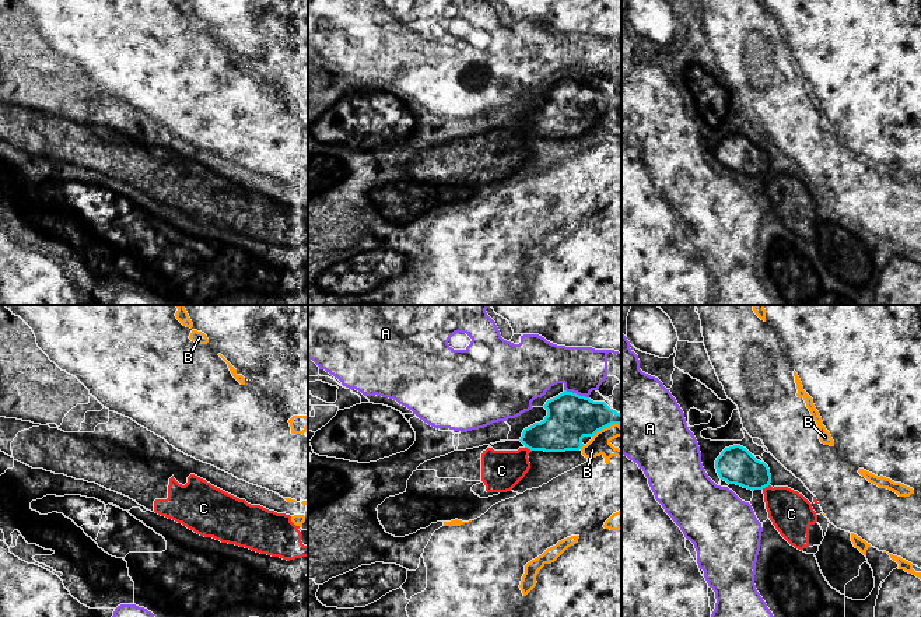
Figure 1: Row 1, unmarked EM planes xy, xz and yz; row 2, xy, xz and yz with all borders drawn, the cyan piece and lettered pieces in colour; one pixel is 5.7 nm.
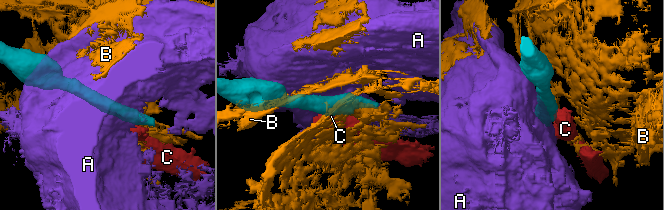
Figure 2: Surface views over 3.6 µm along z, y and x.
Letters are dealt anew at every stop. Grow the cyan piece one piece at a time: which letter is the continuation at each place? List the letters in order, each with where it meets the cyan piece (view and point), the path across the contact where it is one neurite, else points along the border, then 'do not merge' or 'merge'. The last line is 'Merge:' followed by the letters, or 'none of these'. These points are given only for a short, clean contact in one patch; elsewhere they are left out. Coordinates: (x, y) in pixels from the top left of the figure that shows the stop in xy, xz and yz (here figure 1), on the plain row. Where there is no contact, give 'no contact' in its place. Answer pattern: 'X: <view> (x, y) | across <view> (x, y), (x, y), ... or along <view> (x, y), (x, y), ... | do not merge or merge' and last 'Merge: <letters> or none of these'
A: xz (575, 80) | do not merge
B: xz (605, 114) | do not merge
C: yz (764, 174) | do not merge
Merge: none of these

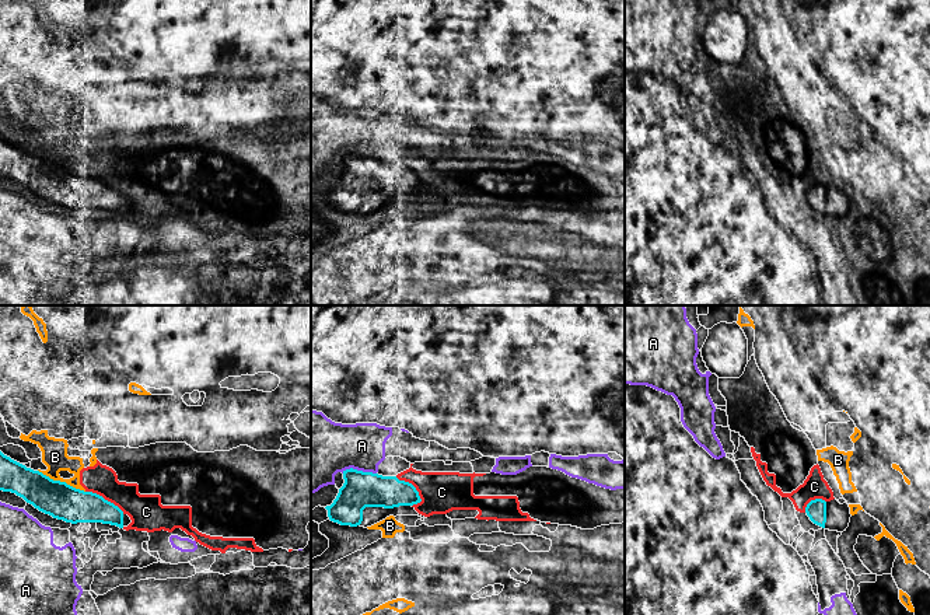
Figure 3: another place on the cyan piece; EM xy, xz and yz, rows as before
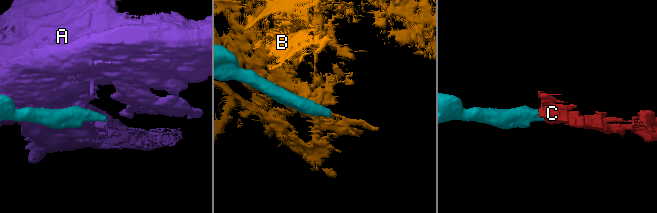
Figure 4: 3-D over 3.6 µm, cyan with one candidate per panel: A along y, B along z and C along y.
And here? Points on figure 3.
A: xz (359, 157) | do not merge
B: xy (62, 168) | do not merge
C: xz (412, 171) | do not merge
Merge: none of these

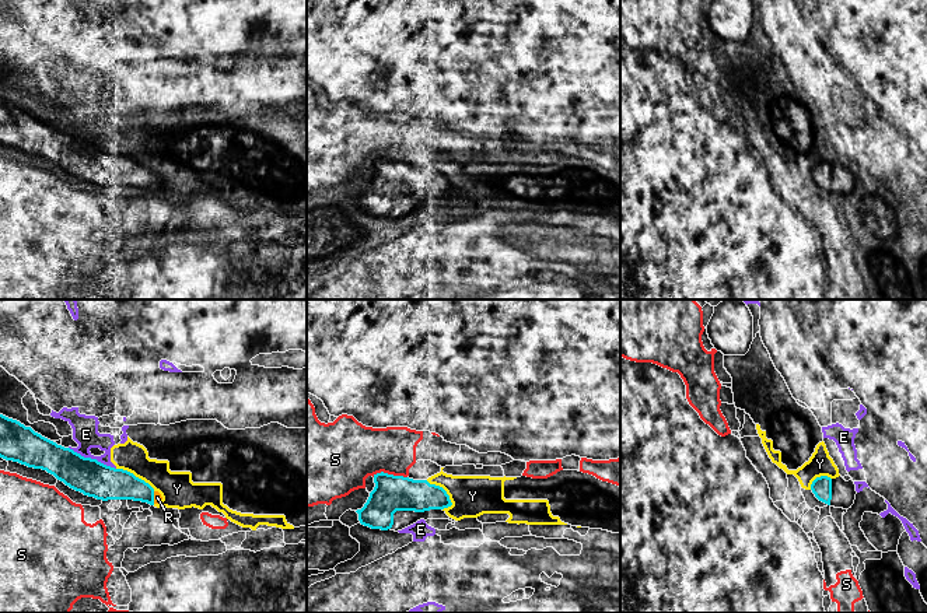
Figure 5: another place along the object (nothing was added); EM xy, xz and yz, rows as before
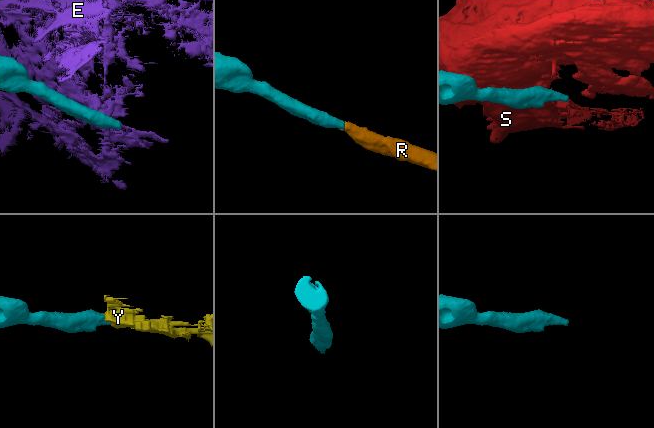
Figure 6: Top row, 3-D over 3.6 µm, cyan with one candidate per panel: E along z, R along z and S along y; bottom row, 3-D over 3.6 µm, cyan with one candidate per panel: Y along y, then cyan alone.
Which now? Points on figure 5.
E: xy (93, 146) | do not merge
R: xy (153, 184) | across xy (112, 170), (133, 174), (153, 184), (157, 184) | merge
S: xz (389, 161) | do not merge
Y: xz (443, 175) | do not merge
Merge: R

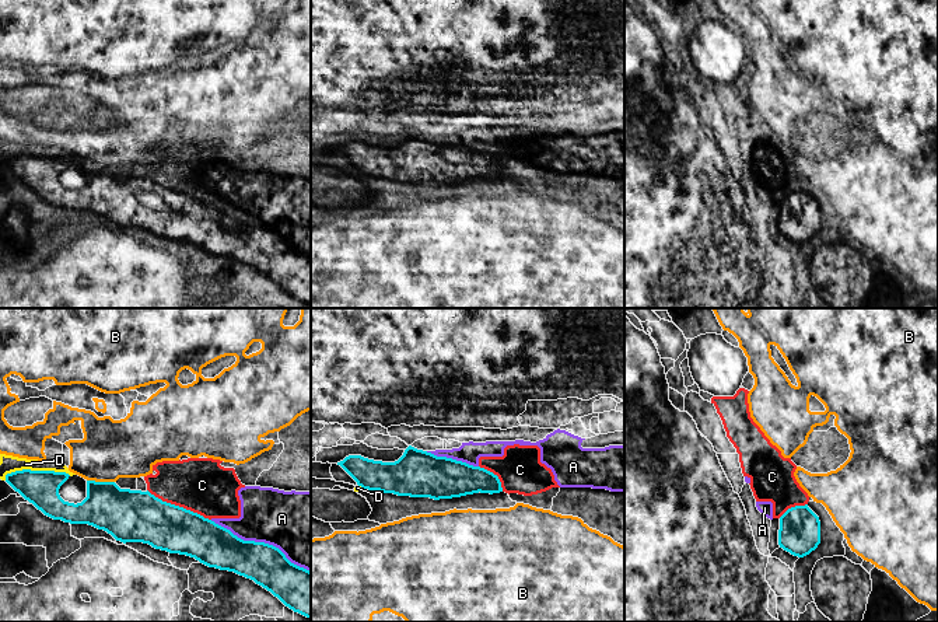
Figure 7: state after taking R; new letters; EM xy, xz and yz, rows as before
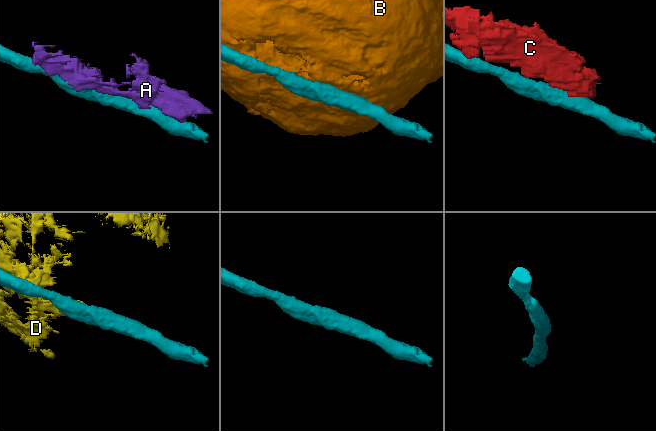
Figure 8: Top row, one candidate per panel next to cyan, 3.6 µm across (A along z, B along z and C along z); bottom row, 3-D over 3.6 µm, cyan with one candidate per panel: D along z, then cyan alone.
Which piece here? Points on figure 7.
A: xy (261, 229) | do not merge
B: xy (101, 168) | along xy (87, 166), (114, 168) | do not merge
C: xy (178, 192) | do not merge
D: xy (35, 157) | do not merge
Merge: none of these

